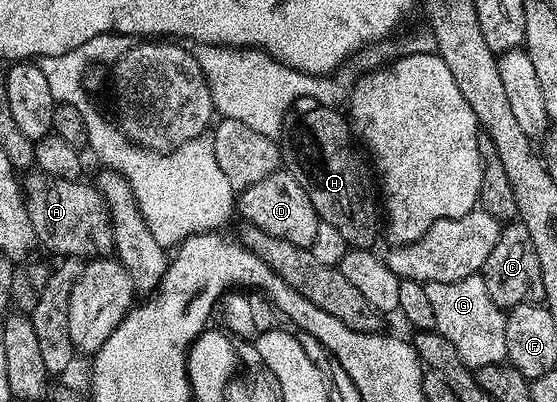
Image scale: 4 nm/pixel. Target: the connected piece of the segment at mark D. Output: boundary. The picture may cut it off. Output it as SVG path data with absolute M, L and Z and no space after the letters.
M285 169L269 173L269 177L261 177L261 181L242 188L237 195L237 215L244 219L244 224L261 229L269 237L277 237L281 241L306 248L310 248L321 221L313 209L313 201L309 201L305 189L297 185L297 177Z

